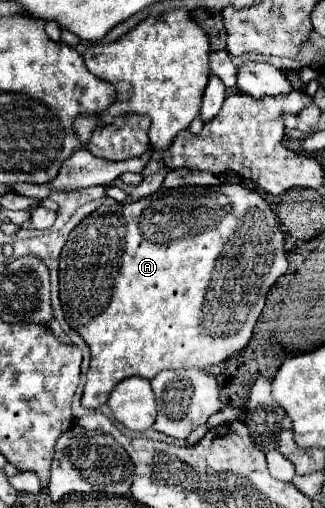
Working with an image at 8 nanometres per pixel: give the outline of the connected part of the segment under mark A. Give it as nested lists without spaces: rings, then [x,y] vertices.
[[[219,184],[219,186],[181,186],[181,188],[161,188],[159,192],[155,194],[149,194],[137,202],[131,202],[131,204],[121,204],[121,206],[101,206],[97,208],[95,212],[91,212],[87,218],[83,218],[79,222],[79,226],[73,228],[73,232],[69,234],[69,240],[67,244],[63,246],[63,252],[61,252],[61,258],[59,258],[59,284],[61,284],[61,304],[63,304],[63,312],[65,312],[65,318],[67,318],[67,324],[87,342],[89,350],[91,350],[91,366],[89,366],[89,372],[87,372],[87,384],[85,384],[85,390],[83,390],[83,398],[81,398],[81,404],[83,408],[87,410],[95,410],[99,406],[103,406],[107,400],[109,400],[109,394],[111,390],[125,378],[131,378],[131,376],[141,376],[141,378],[155,378],[161,370],[177,370],[177,368],[209,368],[209,366],[215,366],[215,364],[221,364],[225,362],[229,356],[233,356],[235,352],[243,350],[251,338],[251,332],[255,328],[255,322],[265,306],[265,296],[269,292],[269,288],[277,282],[277,278],[281,278],[285,272],[287,272],[287,258],[285,258],[285,252],[283,252],[283,258],[275,258],[275,238],[263,238],[263,230],[247,230],[247,222],[251,222],[251,218],[259,218],[259,222],[267,222],[267,226],[275,226],[275,216],[273,212],[269,210],[267,202],[261,198],[261,194],[257,190],[249,190],[249,188],[243,188],[241,184]]]

